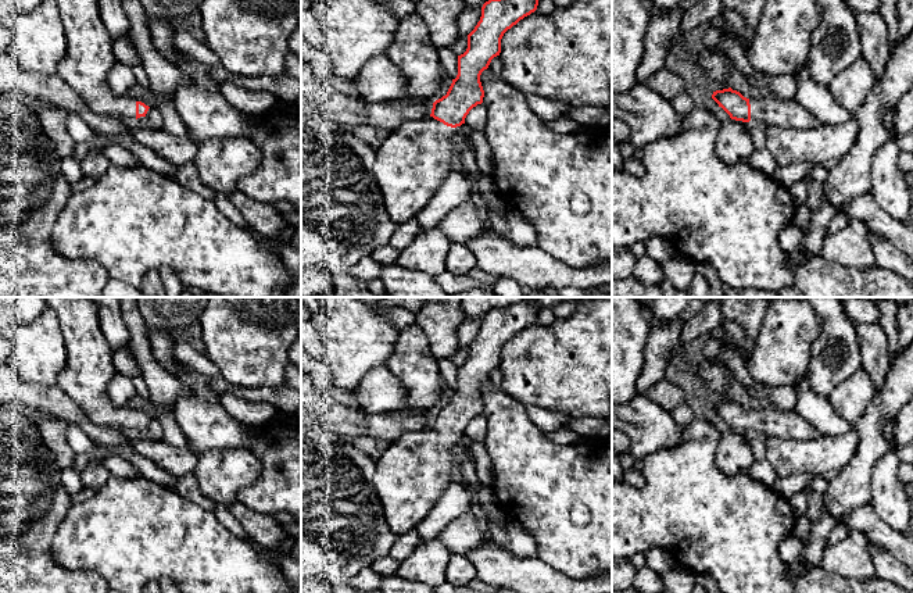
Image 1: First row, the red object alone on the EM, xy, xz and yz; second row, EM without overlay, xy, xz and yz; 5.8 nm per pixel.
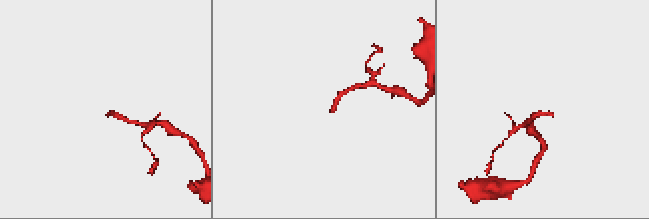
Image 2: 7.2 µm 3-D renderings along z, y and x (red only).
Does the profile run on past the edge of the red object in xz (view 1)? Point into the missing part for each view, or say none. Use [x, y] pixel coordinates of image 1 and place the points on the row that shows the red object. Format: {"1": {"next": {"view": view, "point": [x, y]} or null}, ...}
{"1": {"next": {"view": "xz", "point": [411, 163]}}}

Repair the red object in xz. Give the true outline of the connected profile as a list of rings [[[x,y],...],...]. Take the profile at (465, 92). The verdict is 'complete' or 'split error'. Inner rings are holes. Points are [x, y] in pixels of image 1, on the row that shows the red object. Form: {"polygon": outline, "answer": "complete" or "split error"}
{"polygon": [[[488,0],[481,17],[468,35],[468,49],[458,56],[458,75],[445,96],[433,103],[432,114],[420,122],[405,122],[393,129],[376,149],[373,178],[384,197],[390,218],[400,226],[415,218],[437,192],[440,183],[452,172],[452,129],[465,124],[469,111],[483,103],[484,90],[480,75],[501,53],[504,33],[537,10],[538,0]]], "answer": "split error"}

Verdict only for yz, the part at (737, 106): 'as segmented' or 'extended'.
extended

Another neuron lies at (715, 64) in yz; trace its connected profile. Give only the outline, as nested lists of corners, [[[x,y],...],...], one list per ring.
[[[708,47],[697,56],[697,64],[713,83],[715,92],[730,87],[728,76],[733,65],[724,53]]]

